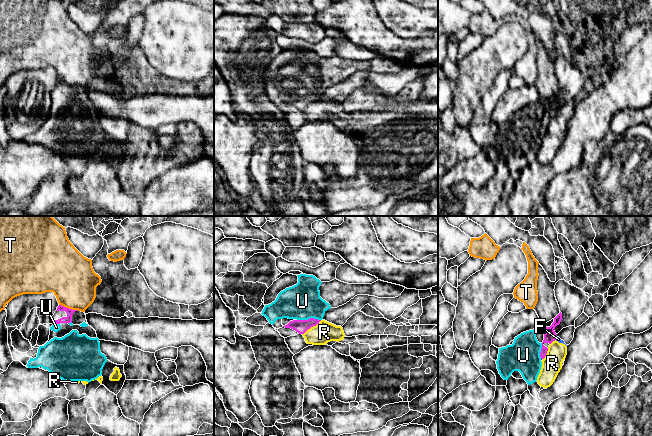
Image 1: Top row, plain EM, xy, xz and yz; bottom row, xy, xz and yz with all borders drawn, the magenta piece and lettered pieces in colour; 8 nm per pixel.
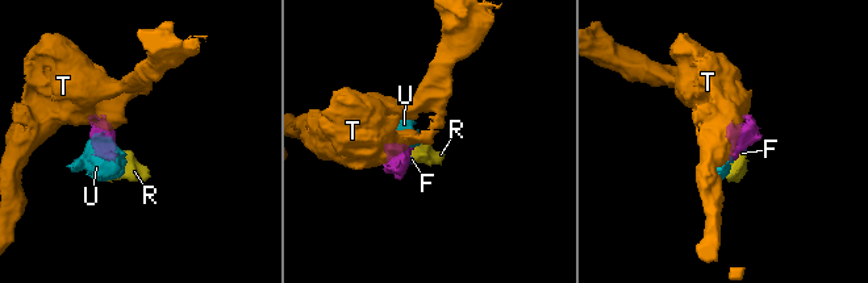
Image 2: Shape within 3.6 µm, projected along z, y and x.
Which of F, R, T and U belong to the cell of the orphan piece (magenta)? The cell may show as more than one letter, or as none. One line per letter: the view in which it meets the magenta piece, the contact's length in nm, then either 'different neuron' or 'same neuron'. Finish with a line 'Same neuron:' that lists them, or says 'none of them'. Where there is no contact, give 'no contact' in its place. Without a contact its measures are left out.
F: yz | 30 nm | different neuron
R: xz | 170 nm | different neuron
T: xy | 170 nm | different neuron
U: xz | 190 nm | same neuron
Same neuron: U

